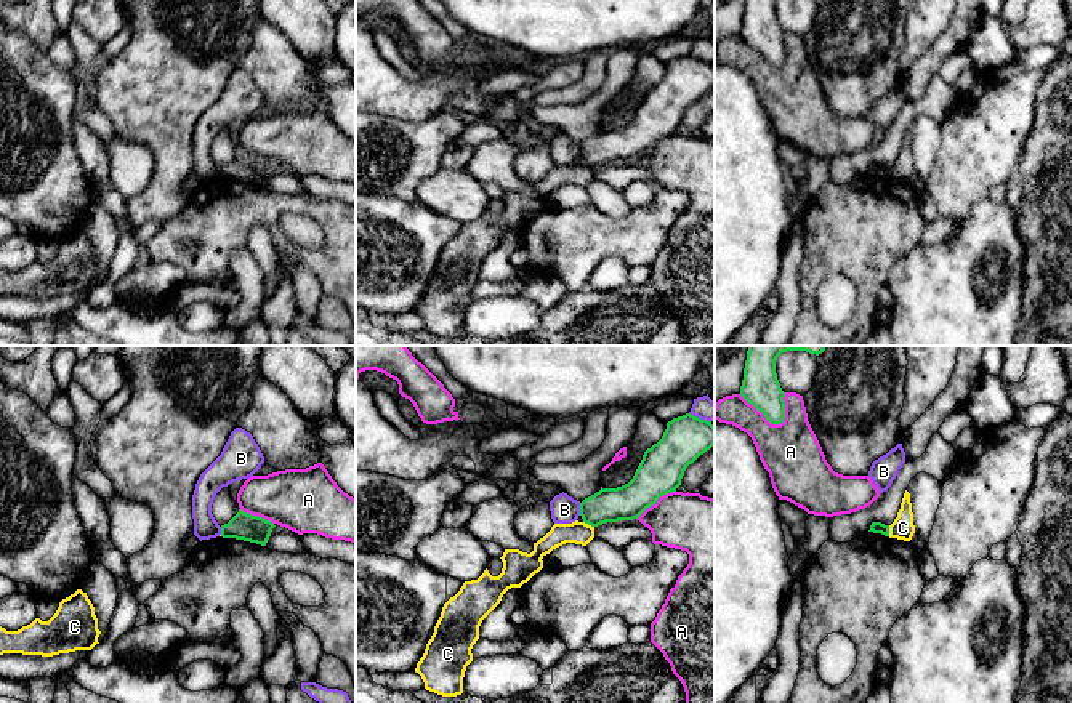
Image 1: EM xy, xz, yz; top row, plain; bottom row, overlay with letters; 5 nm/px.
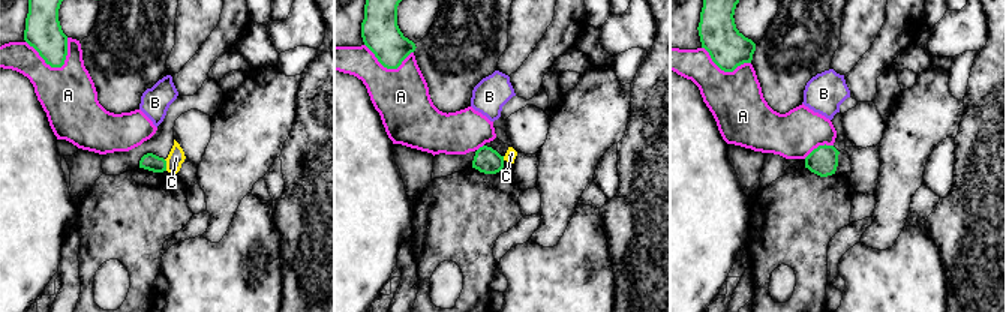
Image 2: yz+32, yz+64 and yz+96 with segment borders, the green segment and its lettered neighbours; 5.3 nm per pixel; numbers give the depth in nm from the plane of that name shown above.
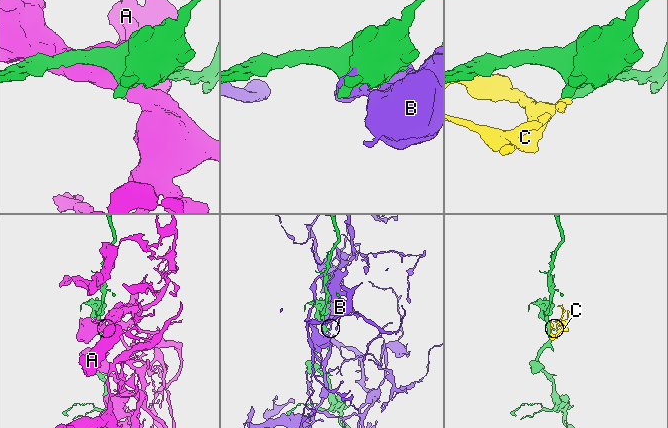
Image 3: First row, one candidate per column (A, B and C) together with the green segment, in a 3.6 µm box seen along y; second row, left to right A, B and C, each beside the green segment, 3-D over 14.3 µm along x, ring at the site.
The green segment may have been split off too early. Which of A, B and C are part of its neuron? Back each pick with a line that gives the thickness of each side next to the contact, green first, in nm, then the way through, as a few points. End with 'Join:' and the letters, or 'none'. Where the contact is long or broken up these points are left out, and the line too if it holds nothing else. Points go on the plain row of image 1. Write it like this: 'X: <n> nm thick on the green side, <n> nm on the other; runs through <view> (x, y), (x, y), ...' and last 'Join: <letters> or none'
Join: none

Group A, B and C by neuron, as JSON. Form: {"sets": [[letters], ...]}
{"sets": [["A"], ["B"], ["C"]]}

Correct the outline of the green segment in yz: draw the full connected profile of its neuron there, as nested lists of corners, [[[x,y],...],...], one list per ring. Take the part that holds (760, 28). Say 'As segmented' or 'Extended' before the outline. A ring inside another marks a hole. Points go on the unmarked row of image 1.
As segmented. [[[747,0],[740,37],[772,66],[785,61],[785,34],[776,14],[777,0]]]

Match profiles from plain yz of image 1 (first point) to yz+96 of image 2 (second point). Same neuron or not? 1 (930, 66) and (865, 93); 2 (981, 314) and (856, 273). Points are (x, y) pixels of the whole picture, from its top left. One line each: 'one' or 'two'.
1: one
2: one

